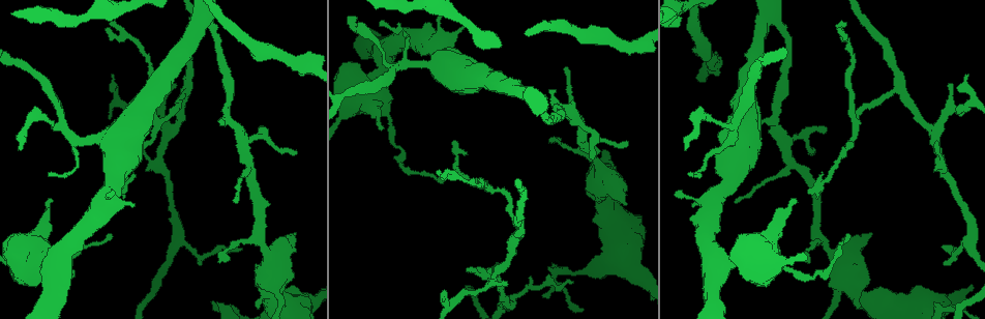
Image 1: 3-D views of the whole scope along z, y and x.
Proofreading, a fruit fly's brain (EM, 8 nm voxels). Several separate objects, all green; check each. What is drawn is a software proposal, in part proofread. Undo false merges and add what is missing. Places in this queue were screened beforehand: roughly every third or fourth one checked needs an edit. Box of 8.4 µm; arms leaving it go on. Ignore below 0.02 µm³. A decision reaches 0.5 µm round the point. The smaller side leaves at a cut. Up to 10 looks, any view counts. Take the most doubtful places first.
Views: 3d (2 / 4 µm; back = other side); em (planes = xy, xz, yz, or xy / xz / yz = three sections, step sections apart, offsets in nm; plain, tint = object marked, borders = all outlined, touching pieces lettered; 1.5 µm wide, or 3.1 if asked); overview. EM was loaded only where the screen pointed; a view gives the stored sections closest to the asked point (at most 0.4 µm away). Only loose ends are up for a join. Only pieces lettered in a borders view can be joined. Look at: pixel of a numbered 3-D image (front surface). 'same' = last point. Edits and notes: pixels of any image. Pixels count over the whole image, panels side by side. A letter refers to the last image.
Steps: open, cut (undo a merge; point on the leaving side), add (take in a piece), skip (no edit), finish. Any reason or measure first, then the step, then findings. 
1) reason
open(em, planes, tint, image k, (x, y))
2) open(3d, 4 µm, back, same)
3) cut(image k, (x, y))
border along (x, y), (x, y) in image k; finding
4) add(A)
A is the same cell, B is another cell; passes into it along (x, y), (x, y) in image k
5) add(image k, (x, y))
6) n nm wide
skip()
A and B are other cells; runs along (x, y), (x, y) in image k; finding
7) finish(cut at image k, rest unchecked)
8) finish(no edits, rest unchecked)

branch stops here
open(3d, 4 µm, image 1, (968, 75))

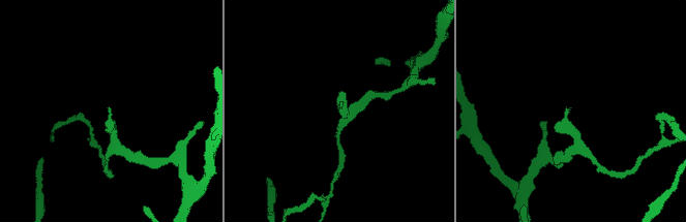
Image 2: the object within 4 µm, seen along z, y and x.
open(em, xy, step 8, tint, image 2, (567, 110))

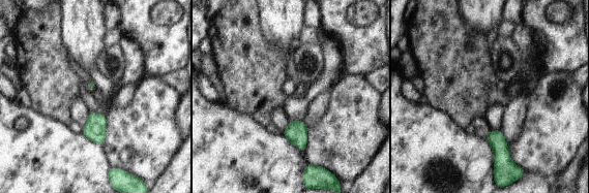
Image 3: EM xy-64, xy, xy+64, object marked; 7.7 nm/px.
open(em, planes, borders, same)

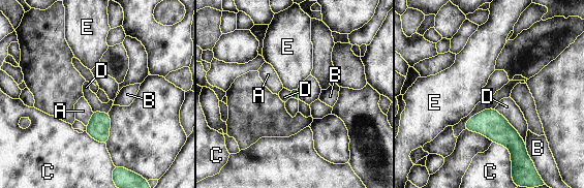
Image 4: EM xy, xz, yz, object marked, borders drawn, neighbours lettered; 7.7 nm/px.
D touches over 360 nm
skip()
A, B, C, D and E are other cells; no lettered piece goes on from it

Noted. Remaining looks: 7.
thin end
open(3d, 4 µm, image 1, (837, 30))

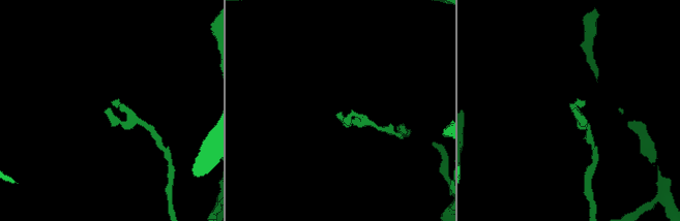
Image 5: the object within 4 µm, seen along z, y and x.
now the EM
open(em, yz, step 8, tint, image 5, (348, 116))

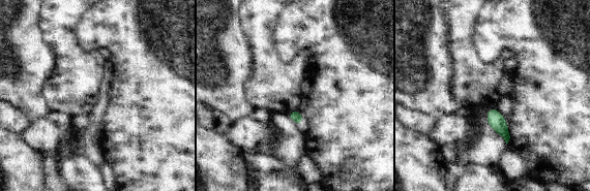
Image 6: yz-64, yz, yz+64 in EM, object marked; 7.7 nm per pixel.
cut it another way
open(em, planes, borders, same)

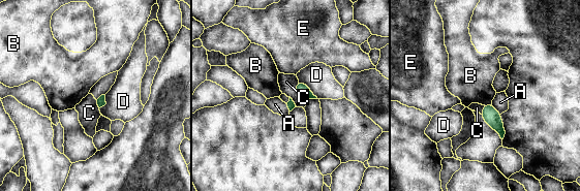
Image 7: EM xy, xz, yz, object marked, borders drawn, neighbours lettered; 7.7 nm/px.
70 nm wide
skip()
A, B, C, D and E are other cells; border along (491, 103), (484, 105) in image 7; none of them fits

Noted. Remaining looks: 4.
open(em, xz, step 8, borders, image 1, (936, 143))

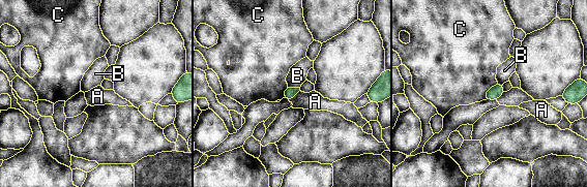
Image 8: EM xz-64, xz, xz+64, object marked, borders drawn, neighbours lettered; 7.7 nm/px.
skip()
A, B and C are other cells; no lettered piece goes on from it

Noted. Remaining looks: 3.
an open end
open(3d, 4 µm, back, image 1, (463, 29))

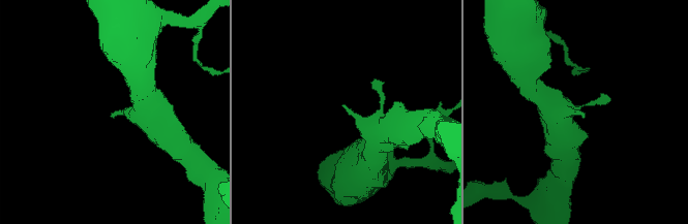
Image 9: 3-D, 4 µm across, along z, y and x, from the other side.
open(em, planes, tint, image 9, (585, 115))

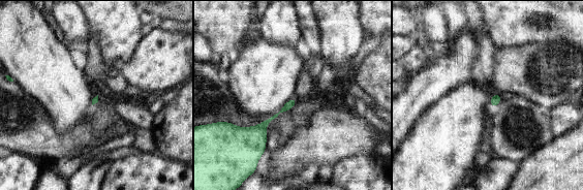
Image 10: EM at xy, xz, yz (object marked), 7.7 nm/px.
open(em, planes, borders, same)

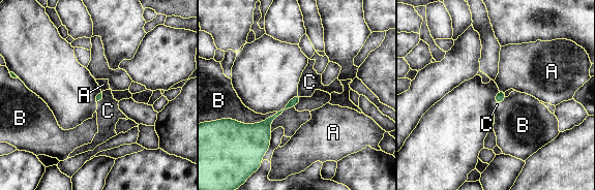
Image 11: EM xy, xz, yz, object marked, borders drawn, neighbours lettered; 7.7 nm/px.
B touches over 380 nm
skip()
A, B and C are other cells; runs along (298, 97), (262, 128), (244, 128) in image 11; none of them fits

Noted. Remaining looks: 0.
finish(no edits, rest unchecked)

